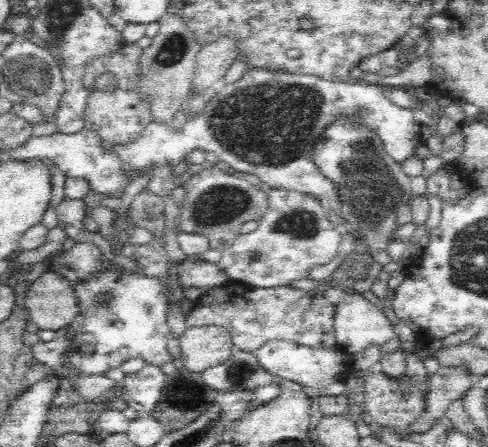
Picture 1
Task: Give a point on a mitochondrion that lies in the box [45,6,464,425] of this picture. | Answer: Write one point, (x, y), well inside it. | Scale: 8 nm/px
(266, 124)

